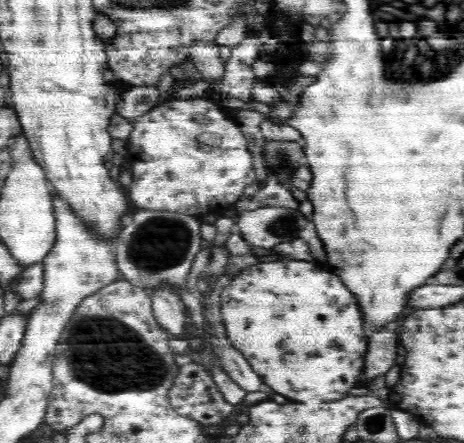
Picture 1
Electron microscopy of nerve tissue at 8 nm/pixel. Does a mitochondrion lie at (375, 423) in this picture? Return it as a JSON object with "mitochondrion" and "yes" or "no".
{"mitochondrion":"yes"}

